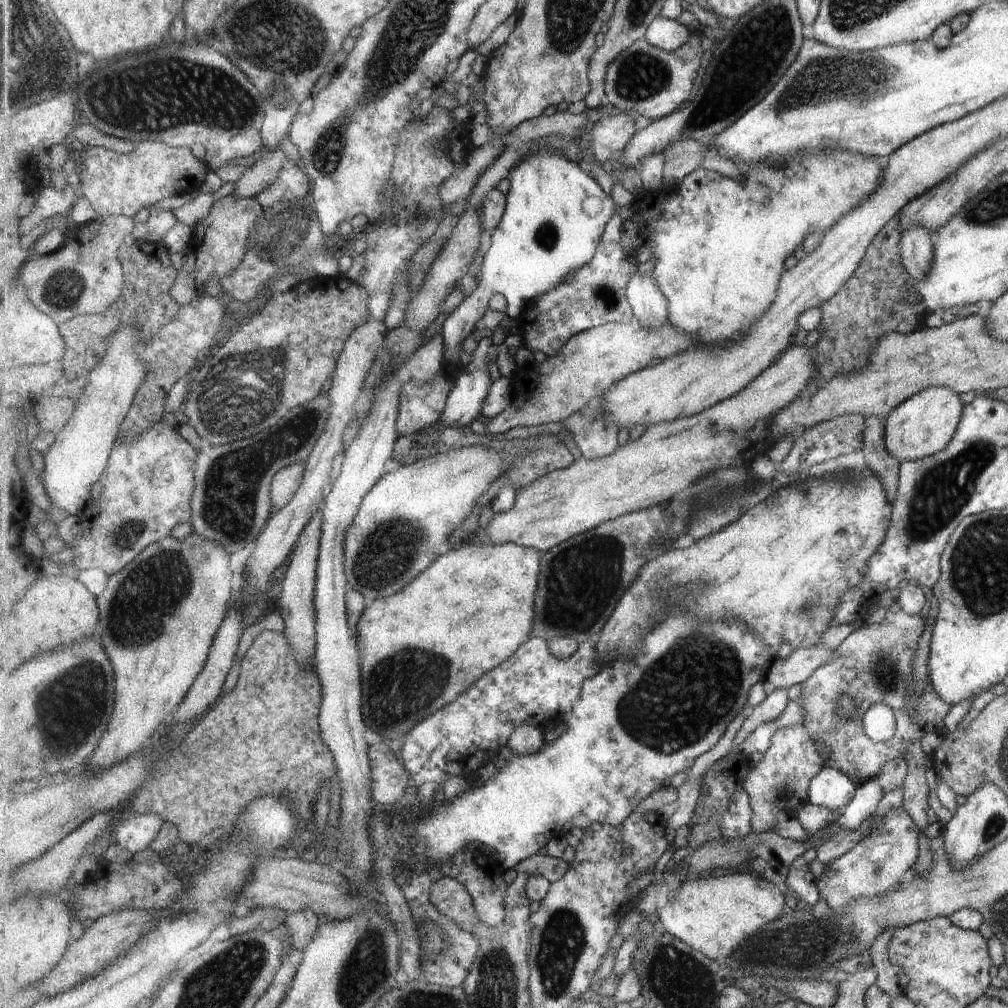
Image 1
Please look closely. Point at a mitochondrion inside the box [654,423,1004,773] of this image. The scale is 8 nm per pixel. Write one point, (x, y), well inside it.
(943, 490)

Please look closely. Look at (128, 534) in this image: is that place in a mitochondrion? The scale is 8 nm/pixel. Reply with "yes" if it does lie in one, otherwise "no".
yes

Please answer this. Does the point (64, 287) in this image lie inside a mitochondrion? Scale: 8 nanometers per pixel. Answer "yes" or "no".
yes

